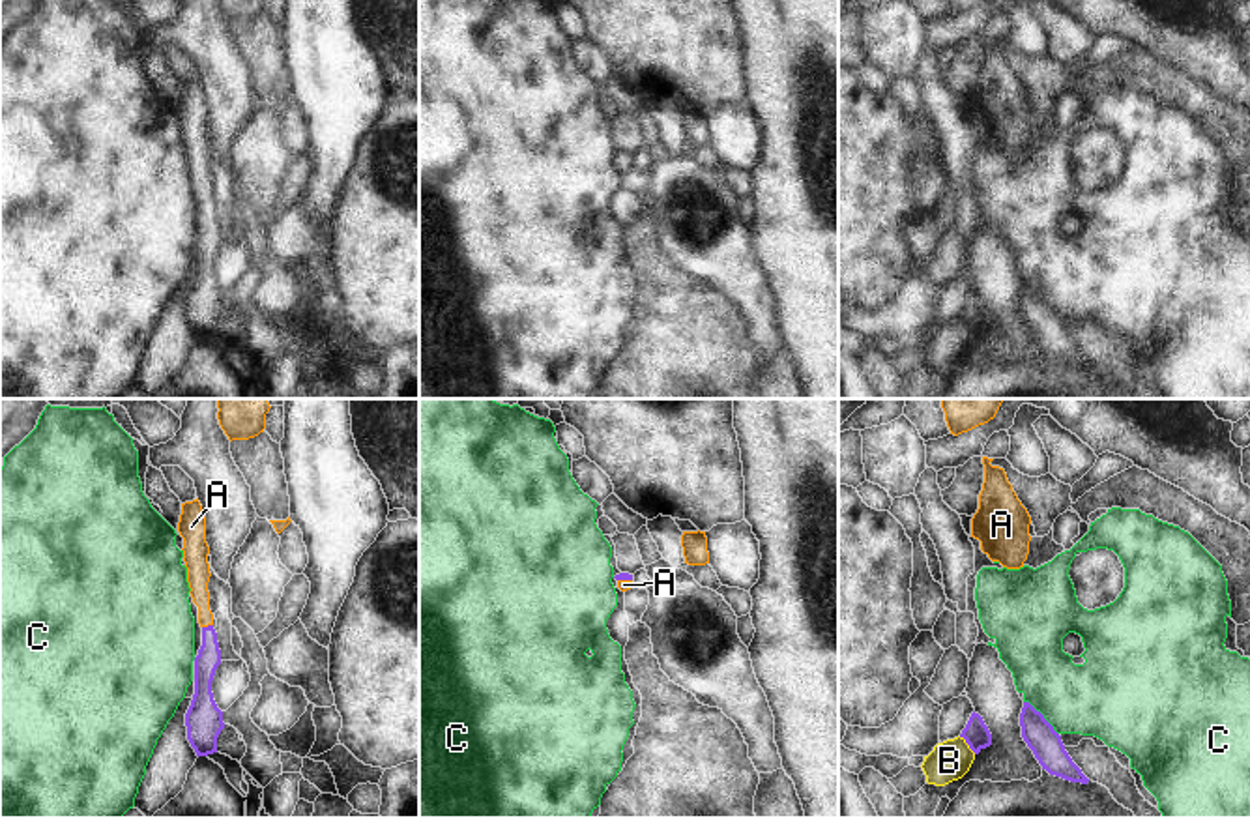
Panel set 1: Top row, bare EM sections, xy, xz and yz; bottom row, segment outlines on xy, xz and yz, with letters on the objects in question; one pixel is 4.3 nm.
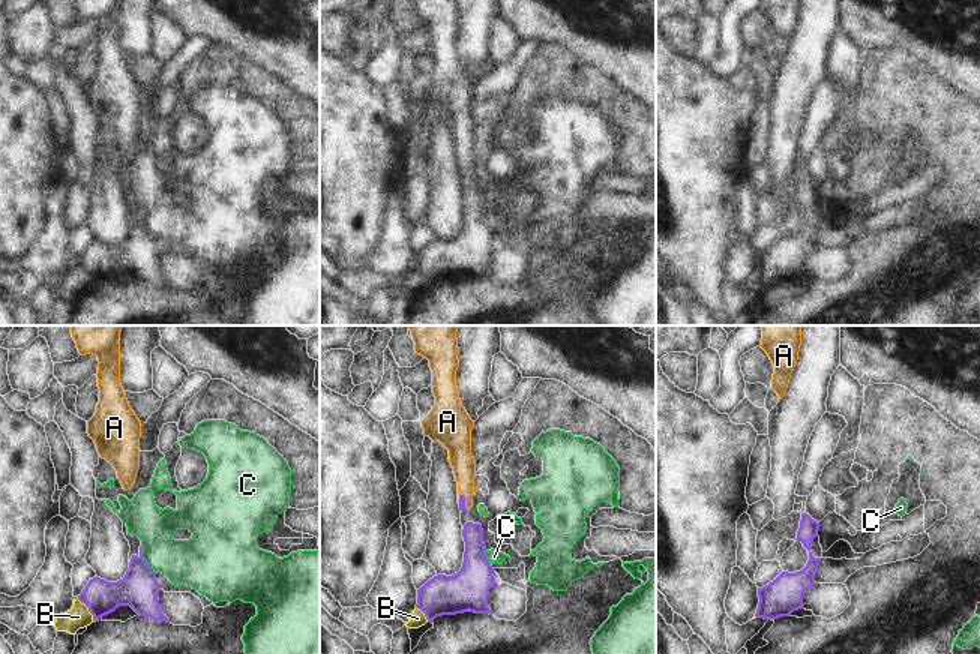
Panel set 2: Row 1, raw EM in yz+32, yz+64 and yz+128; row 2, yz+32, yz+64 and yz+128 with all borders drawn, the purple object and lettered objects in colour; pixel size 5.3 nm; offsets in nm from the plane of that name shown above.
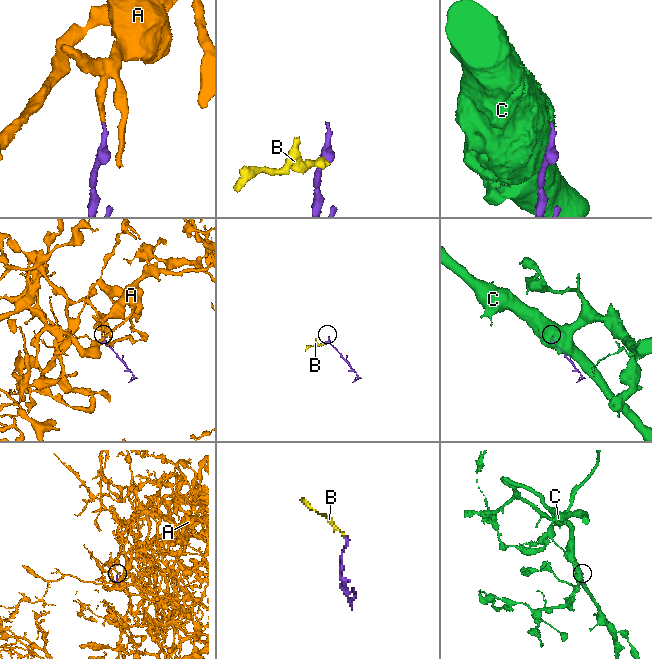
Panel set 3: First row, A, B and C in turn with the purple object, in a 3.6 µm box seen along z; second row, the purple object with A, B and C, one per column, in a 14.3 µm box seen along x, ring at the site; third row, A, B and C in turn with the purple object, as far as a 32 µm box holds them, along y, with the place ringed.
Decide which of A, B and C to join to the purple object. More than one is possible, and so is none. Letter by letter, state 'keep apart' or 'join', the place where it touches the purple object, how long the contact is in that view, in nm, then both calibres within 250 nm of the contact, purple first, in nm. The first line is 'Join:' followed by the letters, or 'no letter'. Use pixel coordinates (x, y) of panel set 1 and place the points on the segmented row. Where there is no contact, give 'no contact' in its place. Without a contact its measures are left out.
Join: A
A: join | xy (208, 626) | 50 nm | 100/100 nm
B: keep apart | yz (966, 742) | 110 nm | 110/170 nm
C: keep apart | yz (1043, 715) | 220 nm | 140/320 nm

